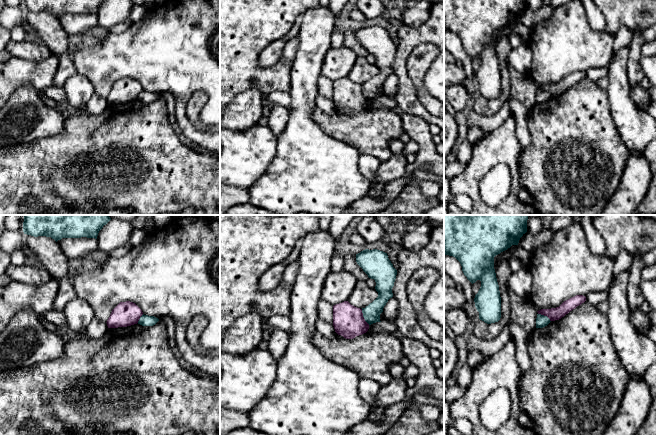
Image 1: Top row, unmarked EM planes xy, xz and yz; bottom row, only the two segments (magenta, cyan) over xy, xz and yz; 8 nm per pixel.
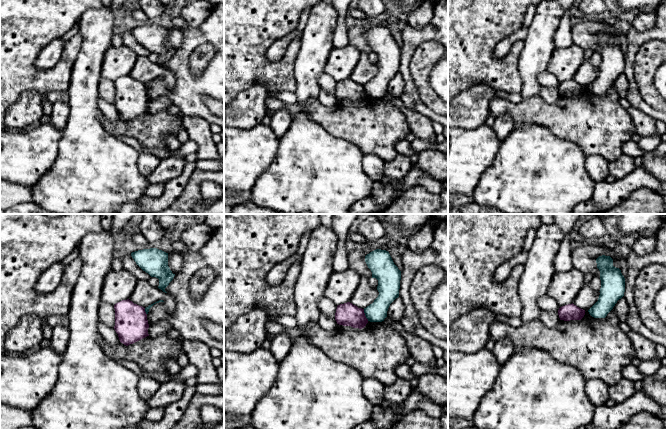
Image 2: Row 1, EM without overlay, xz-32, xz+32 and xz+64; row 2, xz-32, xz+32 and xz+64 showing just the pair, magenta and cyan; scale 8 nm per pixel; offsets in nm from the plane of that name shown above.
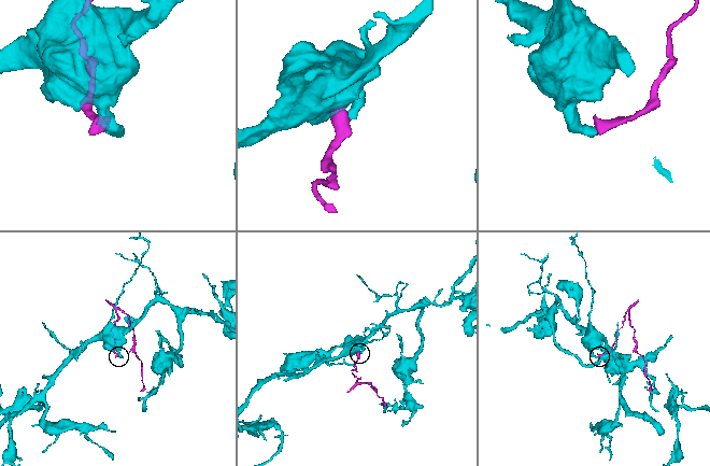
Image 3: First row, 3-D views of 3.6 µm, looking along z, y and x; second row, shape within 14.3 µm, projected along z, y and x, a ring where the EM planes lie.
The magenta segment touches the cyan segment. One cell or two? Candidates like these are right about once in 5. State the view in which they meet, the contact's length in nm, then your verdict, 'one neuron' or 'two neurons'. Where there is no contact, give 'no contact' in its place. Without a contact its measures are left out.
xz | 140 nm | two neurons

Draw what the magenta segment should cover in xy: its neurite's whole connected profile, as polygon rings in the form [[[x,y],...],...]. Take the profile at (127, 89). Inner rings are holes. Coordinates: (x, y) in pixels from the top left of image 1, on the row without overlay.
[[[120,78],[107,96],[108,104],[127,103],[137,100],[143,91],[142,86],[133,78]]]

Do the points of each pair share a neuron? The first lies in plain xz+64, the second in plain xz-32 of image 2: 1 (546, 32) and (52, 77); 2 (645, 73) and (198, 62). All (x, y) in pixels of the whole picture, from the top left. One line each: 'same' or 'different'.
1: different
2: same

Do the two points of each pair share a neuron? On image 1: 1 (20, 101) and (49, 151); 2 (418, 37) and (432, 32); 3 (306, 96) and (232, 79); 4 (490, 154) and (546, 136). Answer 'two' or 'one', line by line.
1: two
2: one
3: two
4: two

